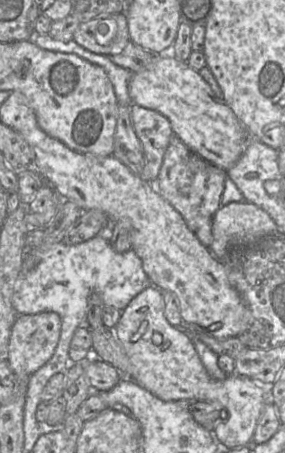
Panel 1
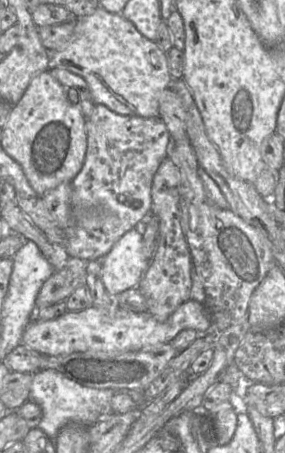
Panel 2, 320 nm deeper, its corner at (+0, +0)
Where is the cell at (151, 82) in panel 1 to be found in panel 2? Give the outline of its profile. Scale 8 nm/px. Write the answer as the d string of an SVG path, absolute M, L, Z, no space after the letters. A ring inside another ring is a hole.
M99 6L92 14L80 17L73 16L72 19L75 21L75 26L70 41L64 50L55 51L49 54L49 68L63 68L80 75L89 86L93 102L95 104L104 105L115 113L144 118L159 116L159 95L163 89L170 87L170 82L172 80L168 69L166 53L162 51L154 41L144 37L129 20L122 16L121 13L110 13Z

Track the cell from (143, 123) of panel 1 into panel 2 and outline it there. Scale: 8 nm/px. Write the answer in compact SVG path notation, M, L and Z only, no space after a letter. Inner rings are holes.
M96 104L92 114L85 119L85 131L87 150L84 163L71 181L71 204L78 215L76 223L64 229L64 248L69 258L88 262L101 260L127 231L142 226L150 214L153 177L161 162L167 157L167 146L171 136L160 116L125 116L101 104Z

